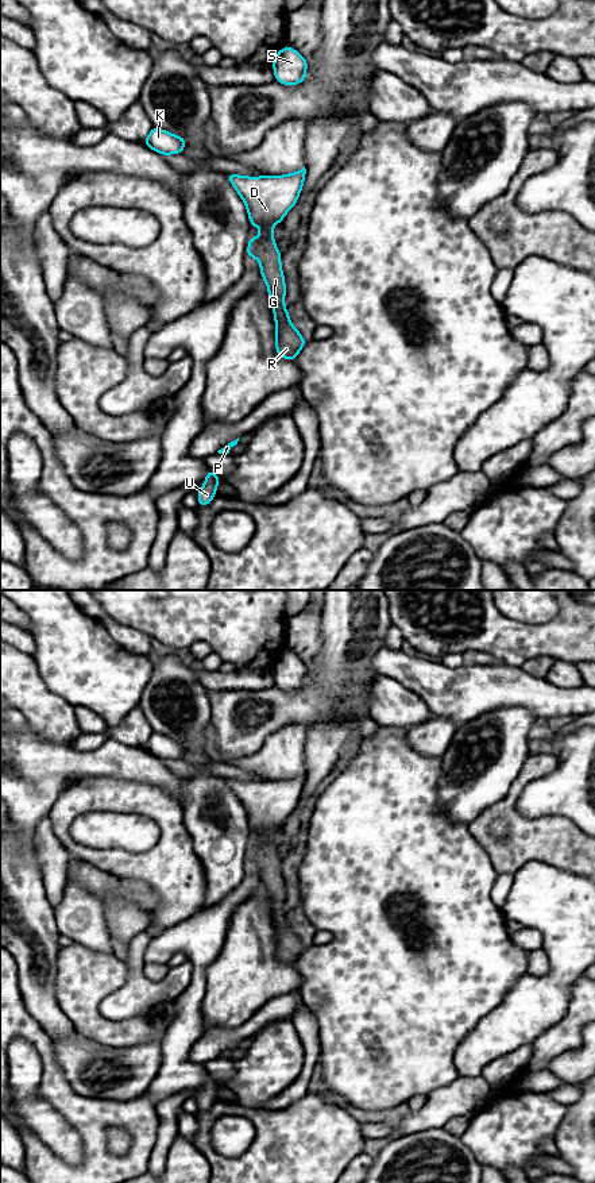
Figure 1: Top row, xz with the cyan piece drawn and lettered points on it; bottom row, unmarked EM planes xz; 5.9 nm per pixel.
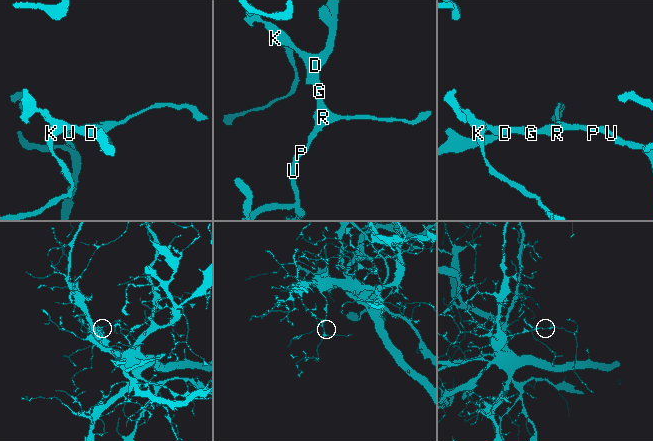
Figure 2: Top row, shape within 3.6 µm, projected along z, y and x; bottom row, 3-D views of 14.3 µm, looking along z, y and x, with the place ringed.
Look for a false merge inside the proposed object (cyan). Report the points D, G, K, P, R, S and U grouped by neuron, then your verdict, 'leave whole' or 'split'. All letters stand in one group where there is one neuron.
D G K P R S U; leave whole

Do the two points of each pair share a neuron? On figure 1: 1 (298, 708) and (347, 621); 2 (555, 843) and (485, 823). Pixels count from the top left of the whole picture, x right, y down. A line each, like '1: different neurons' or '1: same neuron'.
1: same neuron
2: same neuron

